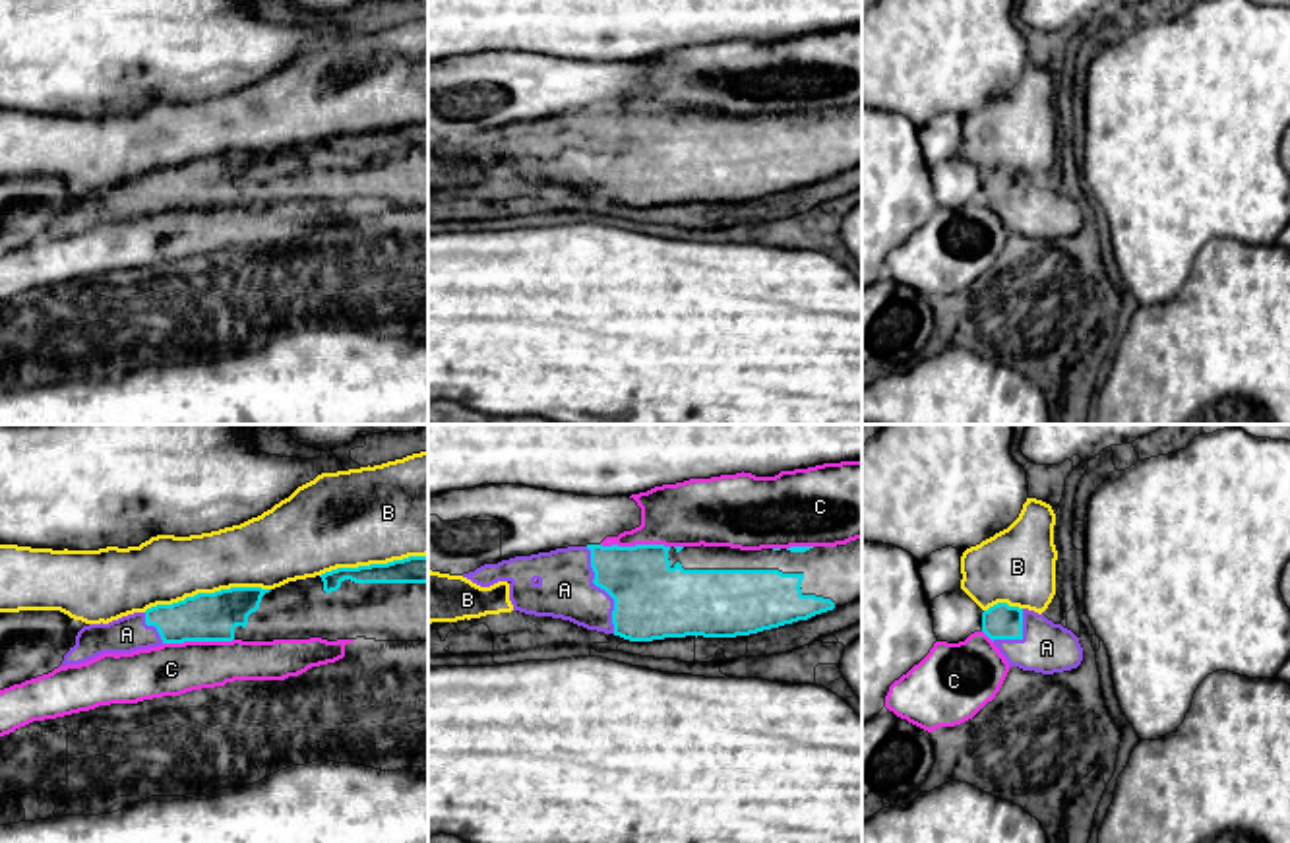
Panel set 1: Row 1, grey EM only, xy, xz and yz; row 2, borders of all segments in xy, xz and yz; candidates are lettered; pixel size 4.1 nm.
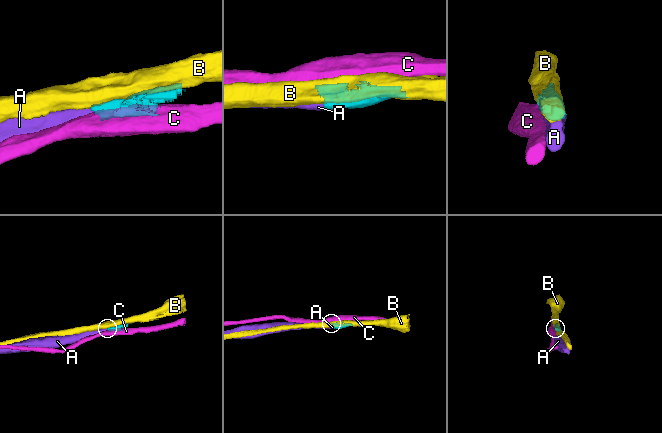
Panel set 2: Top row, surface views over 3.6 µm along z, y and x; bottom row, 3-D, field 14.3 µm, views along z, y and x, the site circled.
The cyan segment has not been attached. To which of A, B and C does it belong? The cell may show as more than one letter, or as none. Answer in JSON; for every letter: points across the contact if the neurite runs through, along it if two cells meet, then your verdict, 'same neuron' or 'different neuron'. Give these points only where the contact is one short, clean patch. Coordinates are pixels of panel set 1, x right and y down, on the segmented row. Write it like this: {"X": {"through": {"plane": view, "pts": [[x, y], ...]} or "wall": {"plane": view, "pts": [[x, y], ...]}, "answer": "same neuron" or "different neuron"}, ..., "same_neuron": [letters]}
{"A": {"through": {"plane": "xz", "pts": [[651, 601], [603, 588], [564, 590]]}, "answer": "same neuron"}, "B": {"answer": "different neuron"}, "C": {"answer": "different neuron"}, "same_neuron": ["A"]}

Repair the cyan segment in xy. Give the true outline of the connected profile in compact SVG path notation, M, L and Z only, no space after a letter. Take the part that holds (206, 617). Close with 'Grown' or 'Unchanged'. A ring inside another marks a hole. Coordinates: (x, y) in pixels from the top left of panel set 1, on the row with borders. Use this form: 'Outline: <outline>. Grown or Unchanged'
Outline: M428 554L337 568L275 589L230 587L83 626L60 667L184 641L428 641Z. Grown

